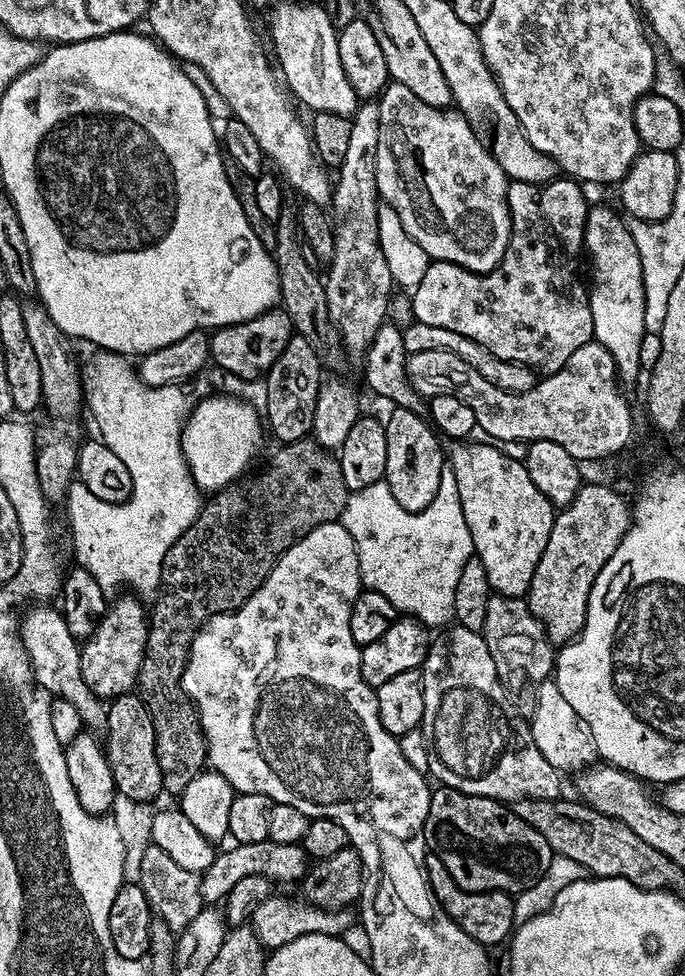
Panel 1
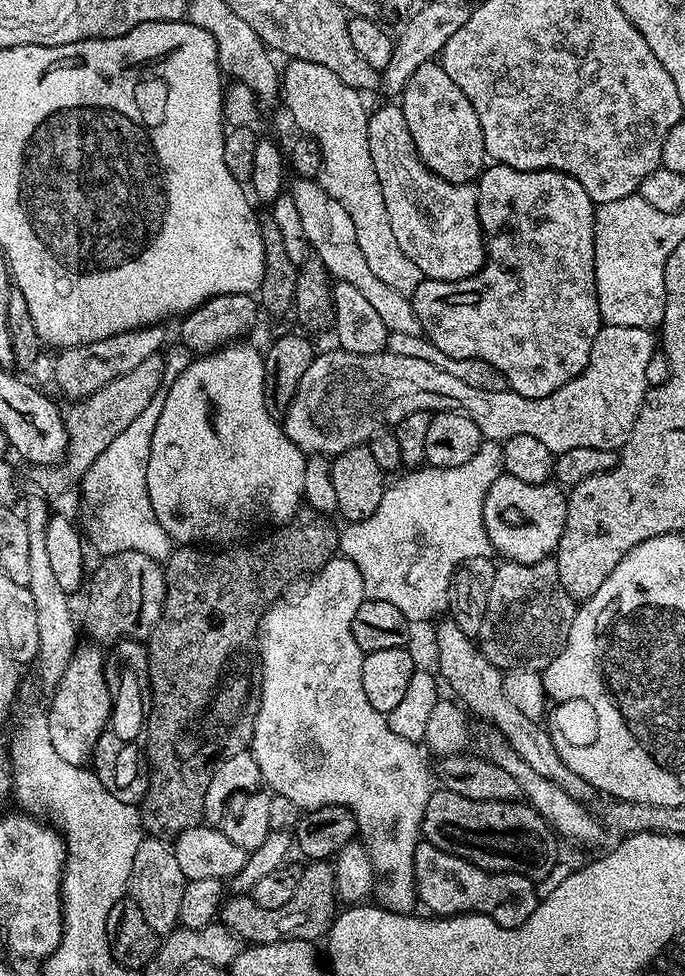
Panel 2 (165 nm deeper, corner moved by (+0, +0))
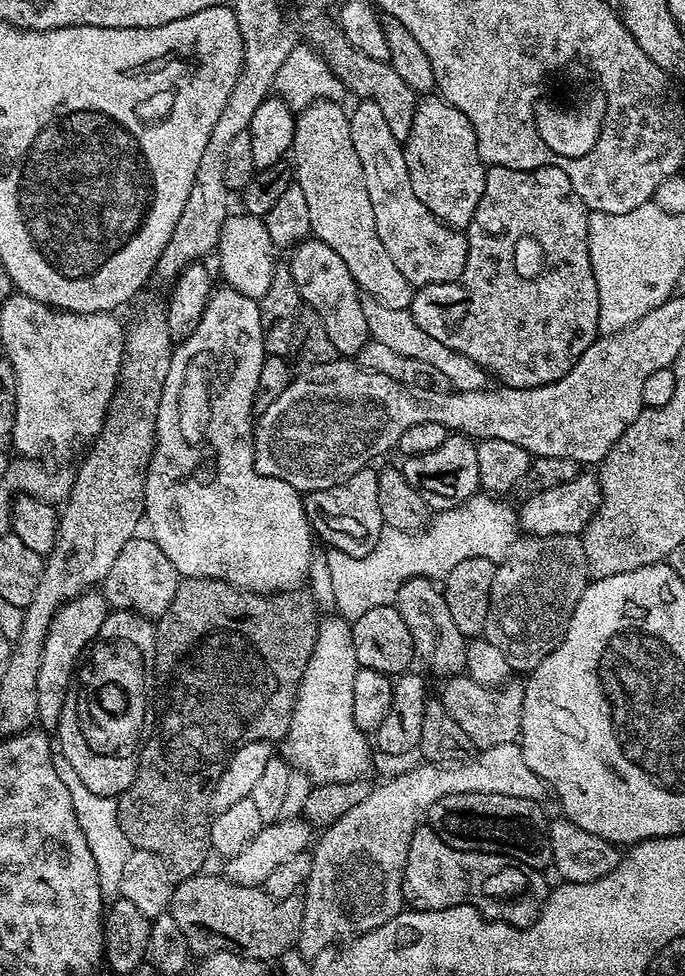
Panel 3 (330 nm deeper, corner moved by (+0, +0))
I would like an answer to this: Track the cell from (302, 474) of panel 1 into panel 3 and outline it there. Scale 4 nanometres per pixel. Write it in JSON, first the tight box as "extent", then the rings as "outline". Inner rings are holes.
{"extent":[114,578,318,881],"outline":[[[210,578],[181,579],[178,590],[174,594],[174,602],[165,610],[163,616],[155,623],[155,660],[156,660],[156,699],[158,698],[158,710],[156,716],[158,722],[154,734],[141,747],[138,754],[134,782],[116,800],[116,815],[114,817],[119,831],[126,834],[129,845],[133,849],[141,848],[150,854],[157,856],[164,863],[164,871],[169,877],[177,881],[185,880],[197,875],[200,868],[207,862],[212,852],[210,842],[210,826],[212,825],[212,796],[213,786],[224,772],[230,757],[244,745],[250,742],[267,740],[269,743],[283,741],[290,730],[292,711],[296,708],[296,690],[299,688],[306,666],[310,662],[310,654],[316,645],[316,630],[318,627],[318,611],[315,602],[308,594],[276,594],[271,598],[265,598],[260,594],[241,595],[232,585],[221,580]]]}

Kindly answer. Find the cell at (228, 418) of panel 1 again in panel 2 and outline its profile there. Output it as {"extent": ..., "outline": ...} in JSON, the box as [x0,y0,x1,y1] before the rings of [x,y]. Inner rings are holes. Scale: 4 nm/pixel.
{"extent":[146,342,308,546],"outline":[[[233,342],[225,344],[223,348],[216,349],[215,352],[207,354],[200,354],[195,357],[196,360],[193,364],[188,364],[180,373],[176,376],[176,381],[172,385],[167,385],[166,391],[163,393],[162,399],[159,401],[158,407],[160,413],[158,414],[158,422],[154,426],[154,434],[150,438],[150,458],[148,459],[148,465],[146,466],[146,490],[150,494],[150,506],[154,506],[154,514],[158,518],[158,522],[162,526],[162,530],[166,530],[166,534],[170,539],[173,540],[177,545],[180,546],[205,546],[204,544],[220,544],[216,546],[228,546],[233,542],[239,541],[248,531],[251,530],[255,524],[276,524],[275,526],[283,526],[296,515],[297,512],[301,511],[302,501],[304,498],[304,483],[306,482],[306,466],[308,460],[306,459],[305,453],[298,450],[298,446],[294,446],[294,442],[290,442],[290,438],[285,434],[281,421],[277,419],[273,413],[269,412],[268,407],[264,405],[264,357],[261,349],[251,348],[250,345],[244,344],[248,342]]]}

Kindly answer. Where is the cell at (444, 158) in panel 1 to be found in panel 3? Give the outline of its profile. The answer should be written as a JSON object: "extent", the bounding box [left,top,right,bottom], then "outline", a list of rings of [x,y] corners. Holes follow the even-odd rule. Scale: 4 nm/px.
{"extent":[348,100,468,289],"outline":[[[360,100],[357,105],[356,109],[351,109],[348,118],[350,122],[350,138],[354,138],[354,150],[358,150],[358,162],[362,162],[362,174],[366,178],[366,194],[370,194],[370,206],[374,206],[374,226],[378,230],[378,238],[382,238],[382,246],[386,246],[386,254],[390,254],[394,266],[398,266],[398,271],[404,275],[406,282],[412,284],[413,289],[424,288],[428,284],[441,284],[442,282],[457,280],[466,266],[466,258],[468,257],[467,235],[463,231],[449,228],[448,225],[443,224],[438,217],[430,214],[430,210],[426,210],[426,206],[422,206],[422,202],[418,202],[418,198],[410,186],[410,174],[406,170],[403,143],[398,138],[394,138],[394,130],[390,130],[390,122],[386,122],[386,114],[382,114],[382,110],[378,110],[378,106],[374,106],[374,102],[369,100]]]}

